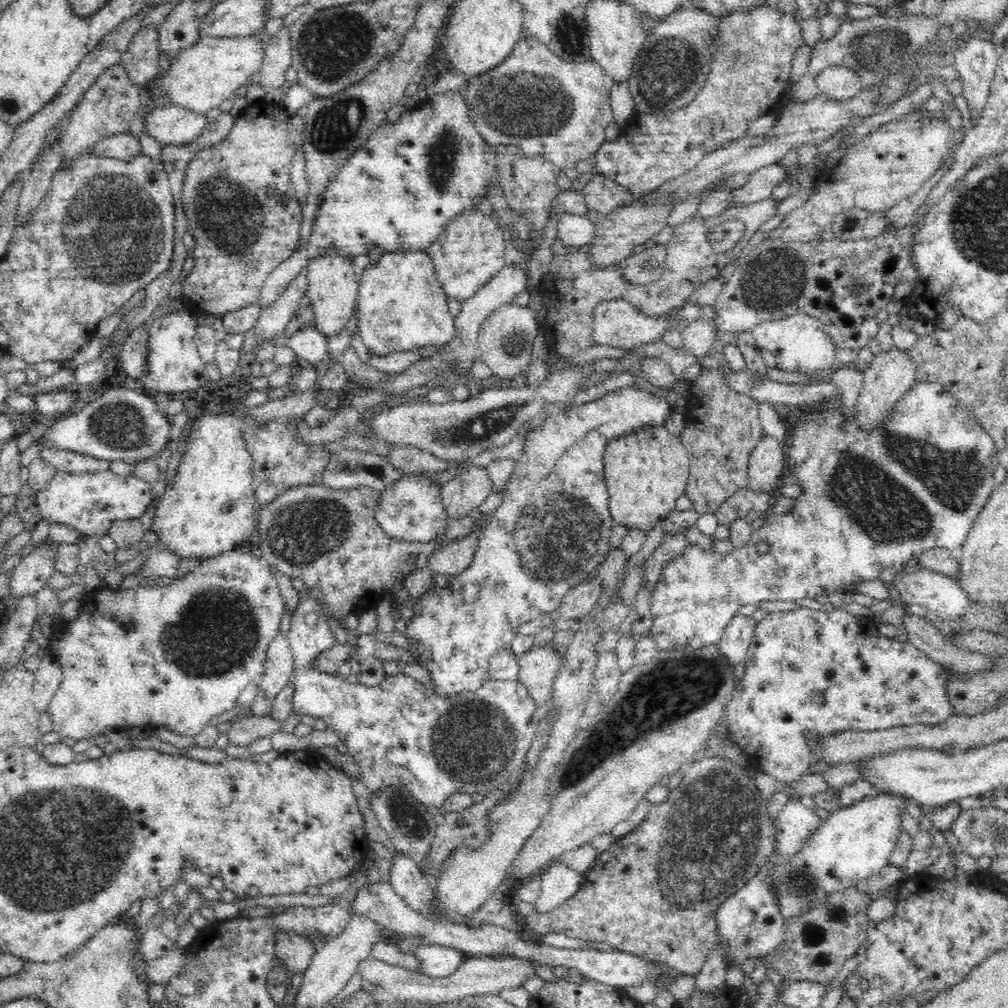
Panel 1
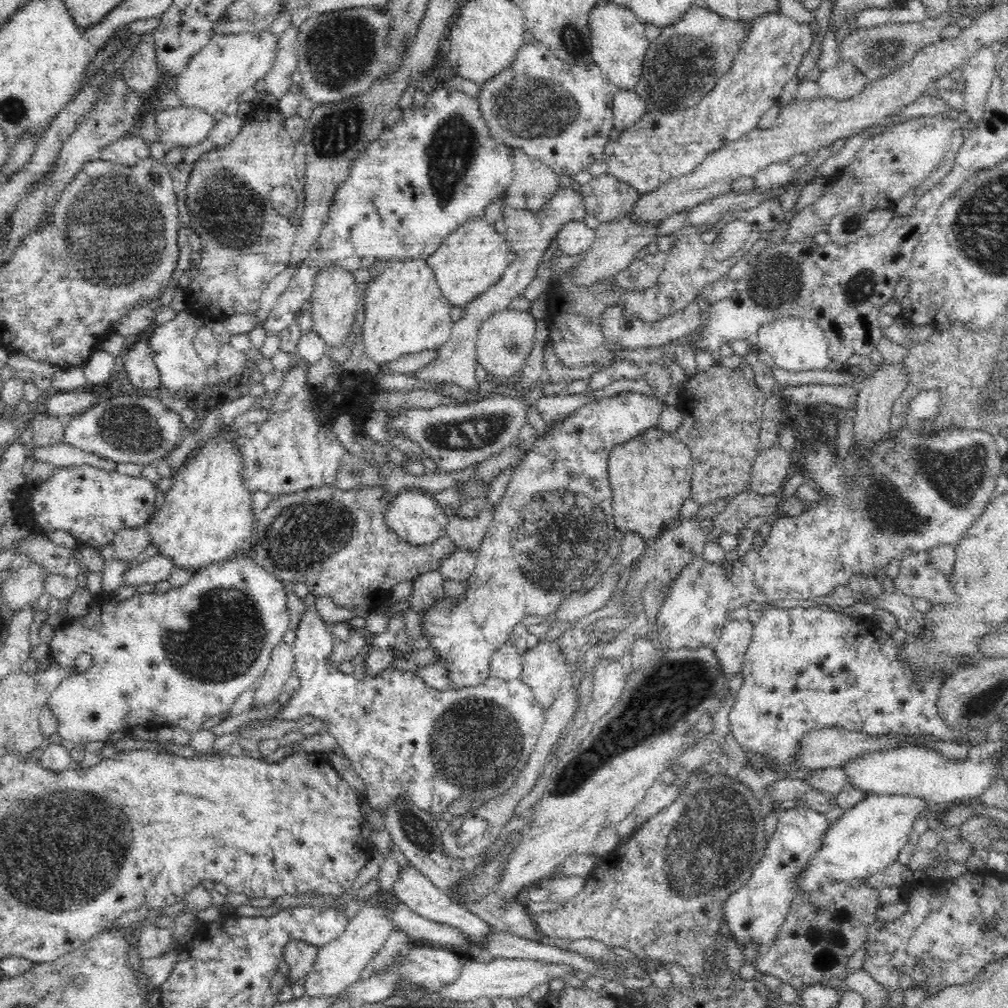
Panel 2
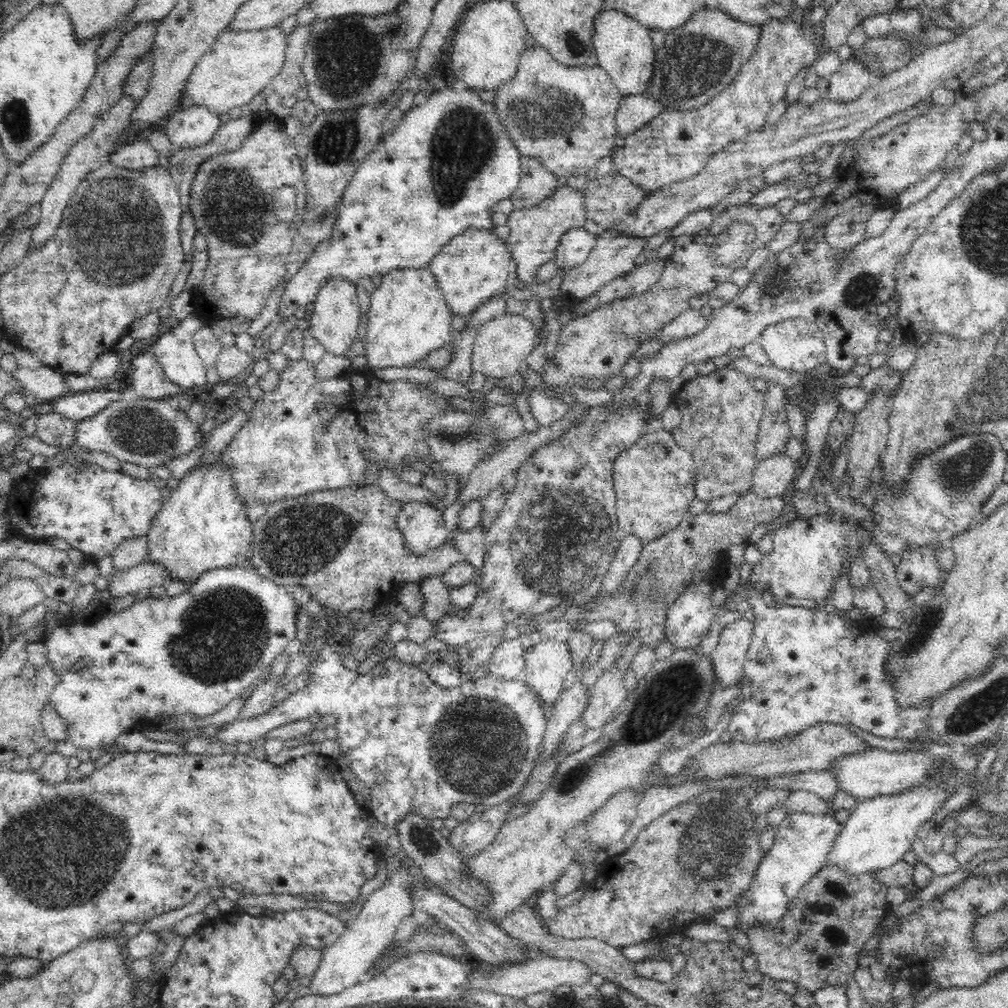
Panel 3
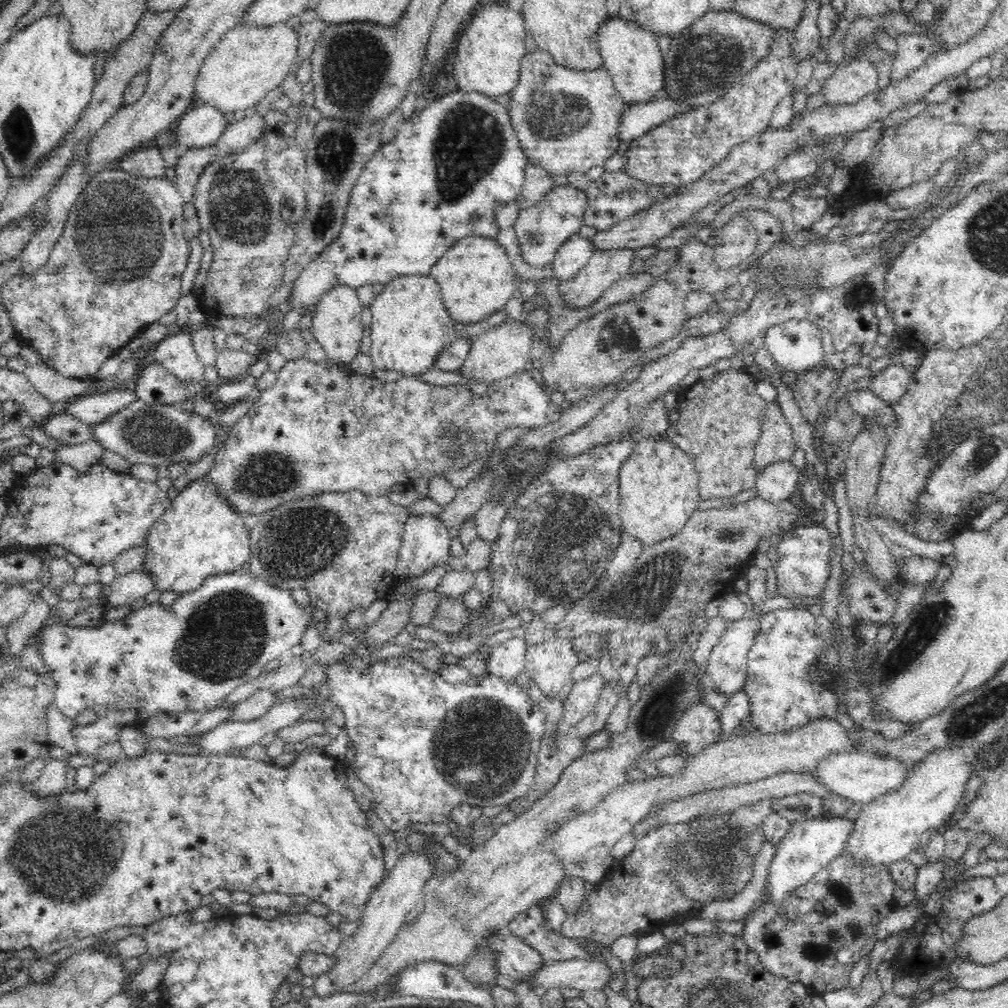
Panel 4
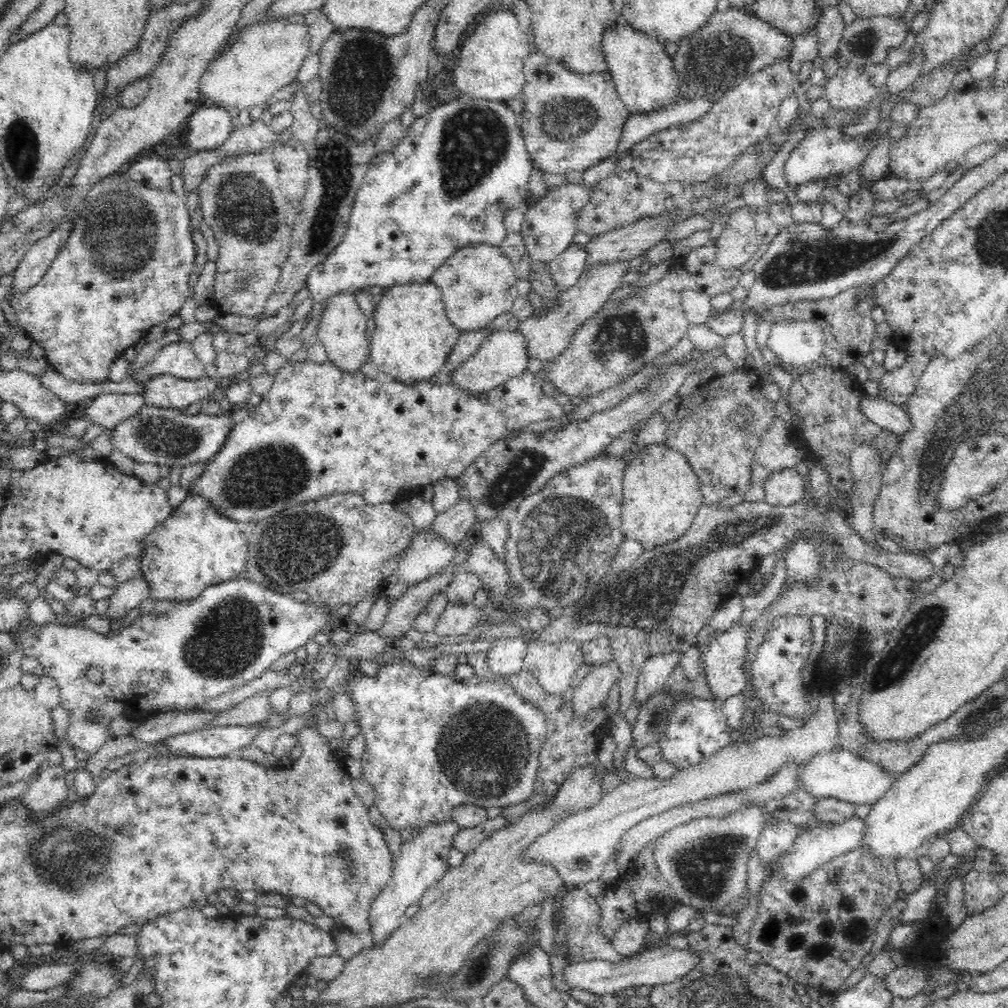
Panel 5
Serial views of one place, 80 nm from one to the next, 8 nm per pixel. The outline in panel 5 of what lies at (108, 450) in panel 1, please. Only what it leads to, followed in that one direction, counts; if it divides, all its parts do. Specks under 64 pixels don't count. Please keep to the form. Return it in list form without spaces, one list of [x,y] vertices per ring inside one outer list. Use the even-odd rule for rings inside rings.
[[[142,405],[139,413],[126,417],[110,429],[111,443],[116,450],[132,460],[159,466],[186,466],[199,462],[210,462],[222,448],[231,431],[232,417],[225,415],[184,415],[183,411],[171,408]]]

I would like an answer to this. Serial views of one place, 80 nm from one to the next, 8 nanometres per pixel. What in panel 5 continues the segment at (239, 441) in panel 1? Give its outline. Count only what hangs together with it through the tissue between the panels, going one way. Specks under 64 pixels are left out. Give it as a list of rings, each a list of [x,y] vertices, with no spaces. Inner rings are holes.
[[[186,495],[184,502],[178,508],[173,508],[172,514],[162,524],[158,524],[154,532],[147,537],[145,552],[140,558],[140,574],[149,583],[150,598],[156,602],[170,600],[172,603],[180,604],[198,598],[210,584],[222,584],[226,580],[238,579],[245,575],[249,542],[239,527],[239,524],[217,512],[212,503],[202,495]]]

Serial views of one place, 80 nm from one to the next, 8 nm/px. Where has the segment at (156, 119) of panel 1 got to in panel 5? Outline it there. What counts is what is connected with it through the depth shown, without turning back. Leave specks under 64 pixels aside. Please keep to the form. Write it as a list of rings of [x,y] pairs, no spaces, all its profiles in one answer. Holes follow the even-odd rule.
[[[198,108],[186,126],[186,142],[190,154],[220,146],[234,130],[237,122],[224,108]]]

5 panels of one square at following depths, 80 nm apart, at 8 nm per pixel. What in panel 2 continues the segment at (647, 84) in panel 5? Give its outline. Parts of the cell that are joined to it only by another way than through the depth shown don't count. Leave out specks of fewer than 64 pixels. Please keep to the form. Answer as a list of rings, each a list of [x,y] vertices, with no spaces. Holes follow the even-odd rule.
[[[610,1],[606,4],[596,3],[592,7],[589,25],[594,63],[618,89],[634,90],[642,76],[642,64],[650,46],[644,30],[645,24],[628,7]]]

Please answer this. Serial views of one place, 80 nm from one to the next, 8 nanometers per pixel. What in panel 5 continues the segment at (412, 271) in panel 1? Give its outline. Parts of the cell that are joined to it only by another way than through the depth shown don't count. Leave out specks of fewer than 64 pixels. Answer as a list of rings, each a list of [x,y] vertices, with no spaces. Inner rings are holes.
[[[431,280],[397,284],[387,287],[379,297],[379,302],[374,310],[376,327],[370,333],[371,353],[369,356],[377,366],[380,374],[389,374],[394,379],[408,383],[408,385],[409,383],[430,380],[437,372],[442,371],[448,353],[462,333],[448,319],[440,289]]]

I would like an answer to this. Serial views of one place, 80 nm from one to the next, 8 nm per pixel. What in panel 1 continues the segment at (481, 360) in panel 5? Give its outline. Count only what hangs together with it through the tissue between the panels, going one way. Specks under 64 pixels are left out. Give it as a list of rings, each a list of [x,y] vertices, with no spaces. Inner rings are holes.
[[[514,302],[503,304],[479,328],[477,348],[480,360],[490,367],[495,376],[514,379],[526,371],[530,364],[540,323],[536,321],[535,313],[529,307],[522,307]]]

